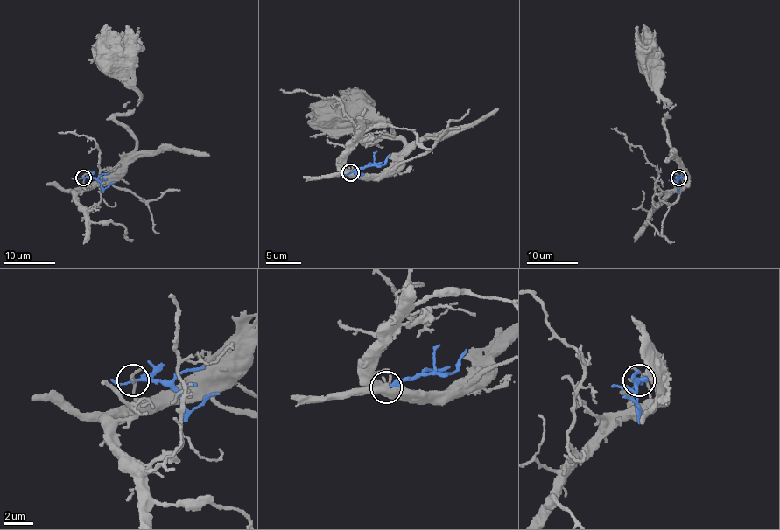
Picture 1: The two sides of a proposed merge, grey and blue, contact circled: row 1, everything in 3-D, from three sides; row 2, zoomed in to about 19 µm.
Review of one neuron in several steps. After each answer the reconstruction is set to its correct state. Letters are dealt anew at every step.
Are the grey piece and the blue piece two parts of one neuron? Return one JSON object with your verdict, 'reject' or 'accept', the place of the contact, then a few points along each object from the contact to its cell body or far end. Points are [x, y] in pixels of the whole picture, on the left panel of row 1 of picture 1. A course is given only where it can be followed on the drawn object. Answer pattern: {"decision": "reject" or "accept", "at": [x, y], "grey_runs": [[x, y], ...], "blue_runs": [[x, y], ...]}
{"decision": "reject", "at": [83, 177], "grey_runs": [[83, 177], [84, 184], [97, 184], [135, 148], [134, 138], [114, 116], [126, 115], [141, 94], [116, 57]], "blue_runs": [[83, 177], [94, 178], [105, 189], [115, 183]]}

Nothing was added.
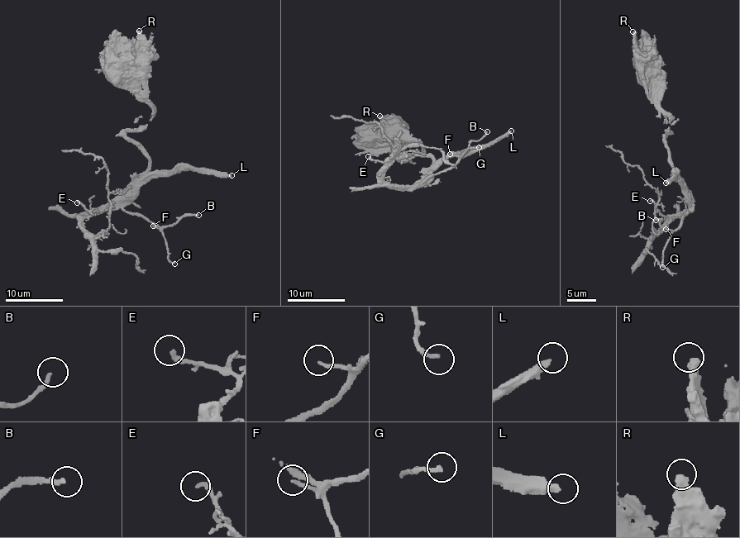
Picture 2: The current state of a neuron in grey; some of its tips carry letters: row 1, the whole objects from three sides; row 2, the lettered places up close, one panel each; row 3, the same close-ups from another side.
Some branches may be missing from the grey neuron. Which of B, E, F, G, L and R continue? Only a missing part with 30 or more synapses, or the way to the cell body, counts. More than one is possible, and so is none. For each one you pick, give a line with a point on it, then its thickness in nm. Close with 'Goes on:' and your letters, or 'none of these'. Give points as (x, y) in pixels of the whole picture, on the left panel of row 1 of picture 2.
L: at (231, 175); 320 nm thick
Goes on: L

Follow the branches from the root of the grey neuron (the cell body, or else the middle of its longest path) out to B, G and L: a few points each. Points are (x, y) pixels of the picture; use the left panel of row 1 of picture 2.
B: (127, 66), (140, 80), (155, 114), (147, 123), (124, 132), (148, 165), (123, 207), (159, 227), (198, 215)
G: (127, 66), (140, 80), (155, 114), (147, 123), (124, 132), (148, 165), (123, 207), (159, 227), (174, 264)
L: (127, 66), (140, 80), (155, 111), (147, 123), (124, 132), (148, 159), (149, 171), (215, 169), (231, 175)

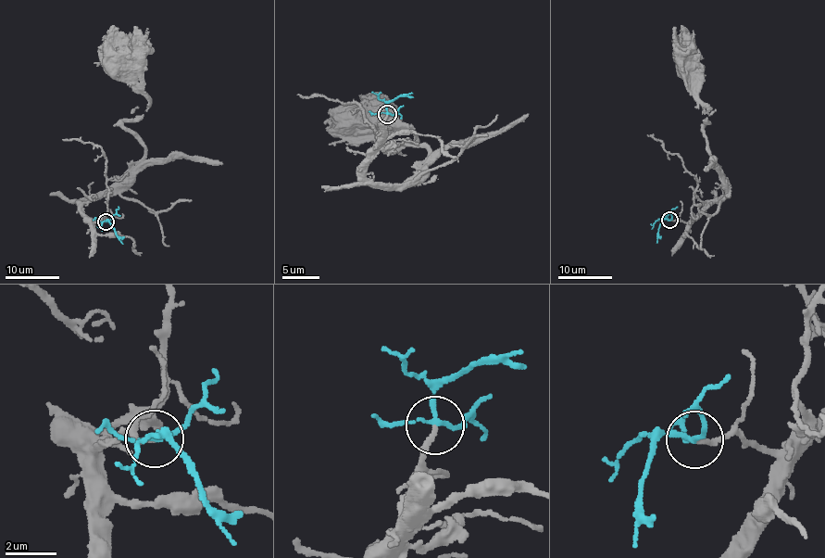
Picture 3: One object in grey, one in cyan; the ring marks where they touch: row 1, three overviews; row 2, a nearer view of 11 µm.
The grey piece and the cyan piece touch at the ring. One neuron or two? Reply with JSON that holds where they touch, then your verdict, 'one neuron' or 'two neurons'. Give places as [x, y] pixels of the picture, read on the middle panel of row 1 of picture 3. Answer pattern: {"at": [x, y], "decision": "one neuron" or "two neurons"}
{"at": [387, 114], "decision": "one neuron"}

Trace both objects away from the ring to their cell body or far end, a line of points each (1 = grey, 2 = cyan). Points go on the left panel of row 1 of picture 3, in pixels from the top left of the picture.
1: (106, 221), (91, 222), (81, 205), (142, 158), (144, 146), (121, 122), (150, 106), (124, 59)
2: (106, 221), (122, 243)

